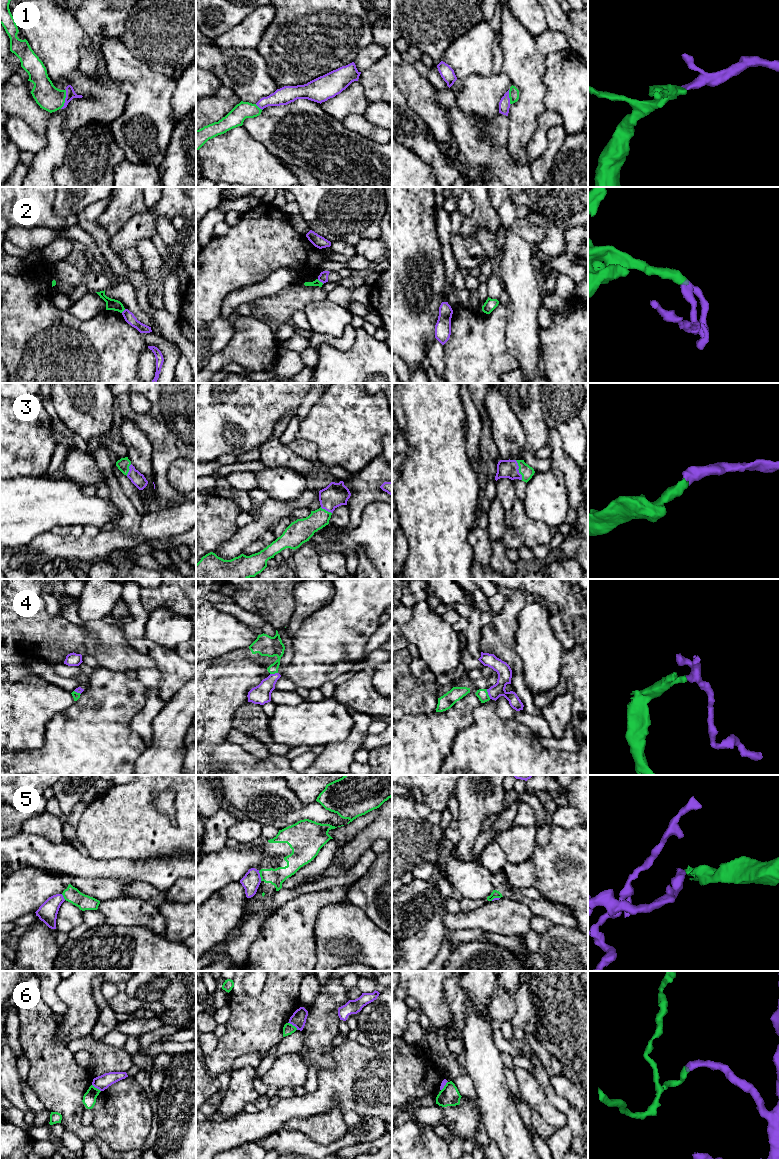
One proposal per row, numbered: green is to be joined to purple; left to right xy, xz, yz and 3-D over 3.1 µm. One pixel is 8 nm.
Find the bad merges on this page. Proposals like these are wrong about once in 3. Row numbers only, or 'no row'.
2, 4, 5, 6

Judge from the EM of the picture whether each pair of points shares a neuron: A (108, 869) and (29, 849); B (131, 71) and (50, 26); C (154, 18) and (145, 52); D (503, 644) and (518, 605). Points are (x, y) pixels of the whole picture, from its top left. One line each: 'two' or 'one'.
A: one
B: two
C: one
D: one

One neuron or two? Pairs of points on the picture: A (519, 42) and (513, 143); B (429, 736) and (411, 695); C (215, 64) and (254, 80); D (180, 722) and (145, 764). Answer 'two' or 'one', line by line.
A: one
B: two
C: one
D: one

